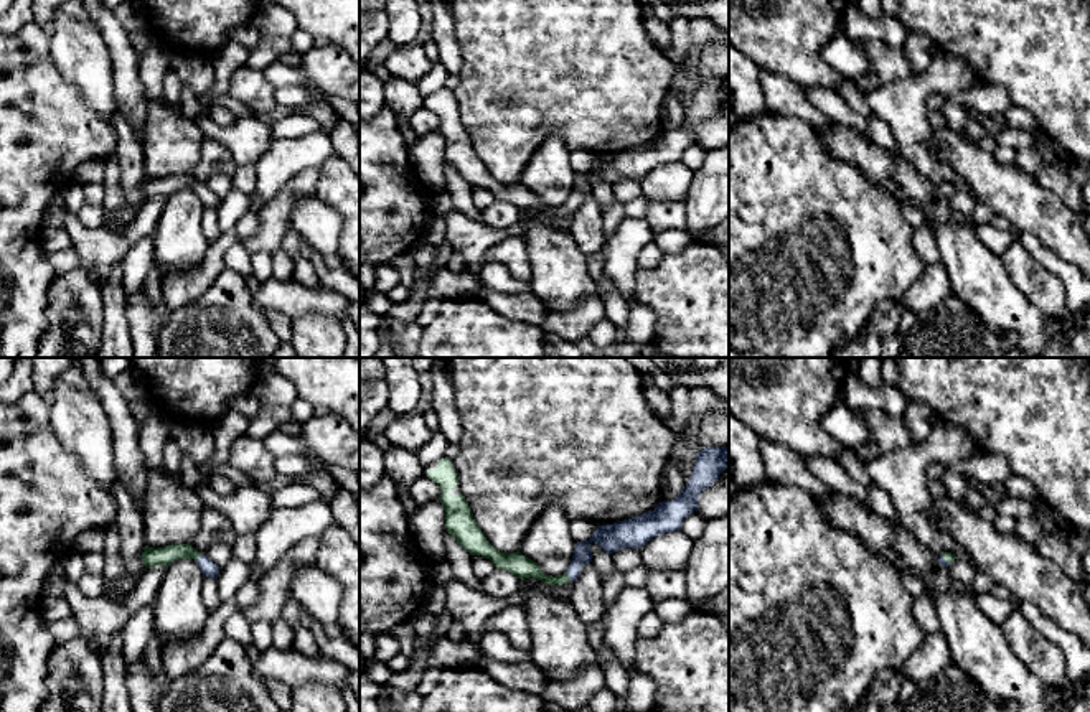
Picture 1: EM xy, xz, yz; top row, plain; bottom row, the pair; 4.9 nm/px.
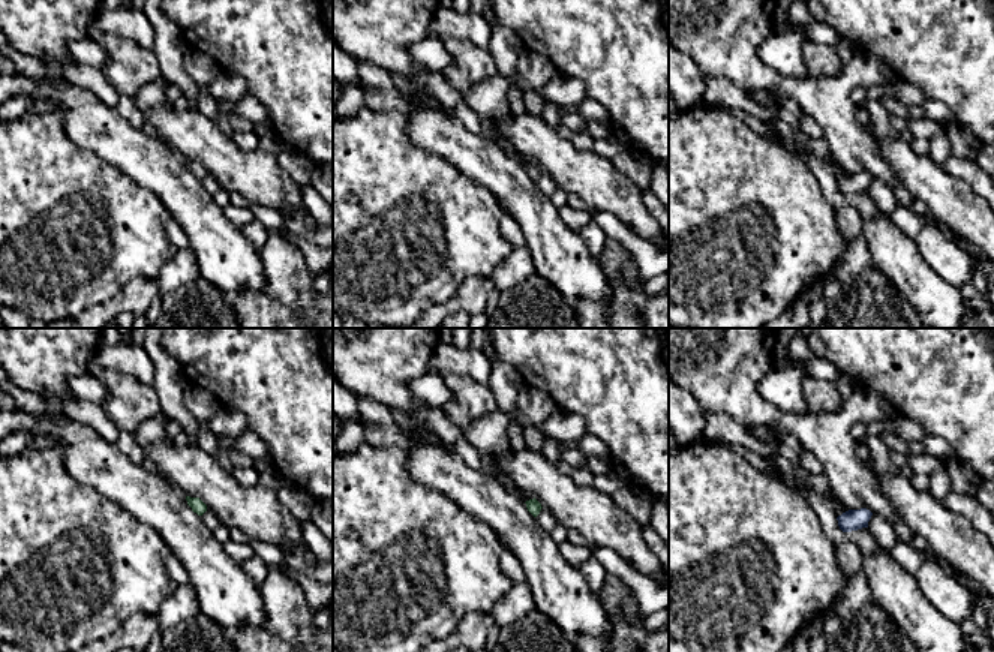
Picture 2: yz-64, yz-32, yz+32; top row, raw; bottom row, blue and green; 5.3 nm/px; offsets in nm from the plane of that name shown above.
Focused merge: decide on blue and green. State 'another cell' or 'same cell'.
same cell

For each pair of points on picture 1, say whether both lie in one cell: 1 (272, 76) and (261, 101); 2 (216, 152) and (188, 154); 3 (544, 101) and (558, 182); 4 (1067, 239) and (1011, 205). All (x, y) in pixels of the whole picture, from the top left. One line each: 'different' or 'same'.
1: different
2: different
3: different
4: same

